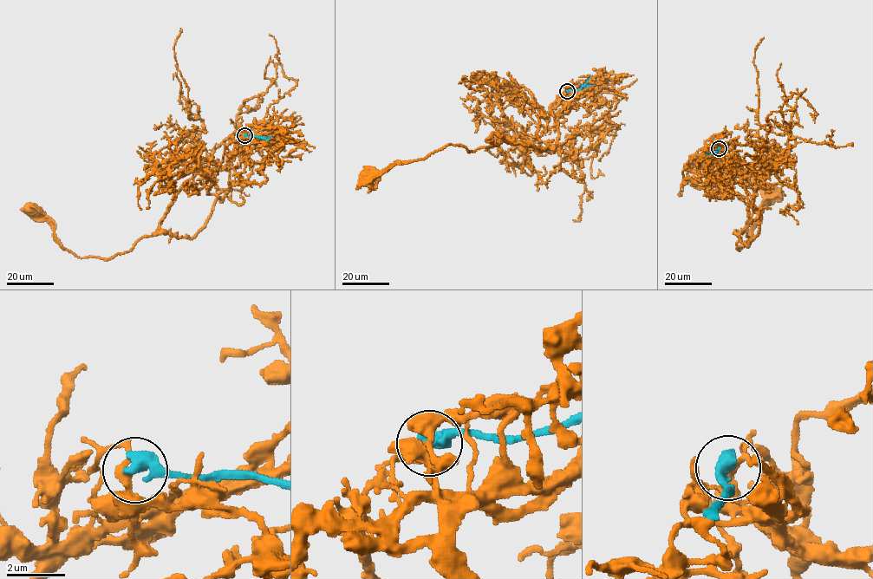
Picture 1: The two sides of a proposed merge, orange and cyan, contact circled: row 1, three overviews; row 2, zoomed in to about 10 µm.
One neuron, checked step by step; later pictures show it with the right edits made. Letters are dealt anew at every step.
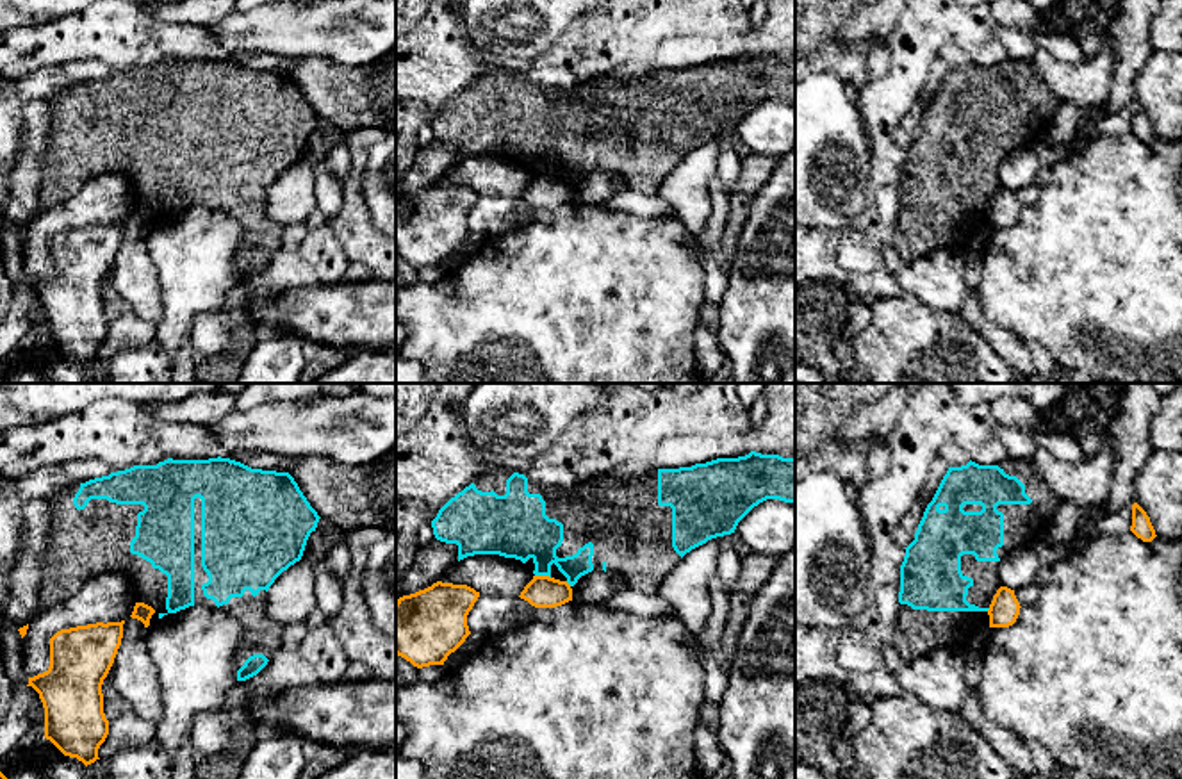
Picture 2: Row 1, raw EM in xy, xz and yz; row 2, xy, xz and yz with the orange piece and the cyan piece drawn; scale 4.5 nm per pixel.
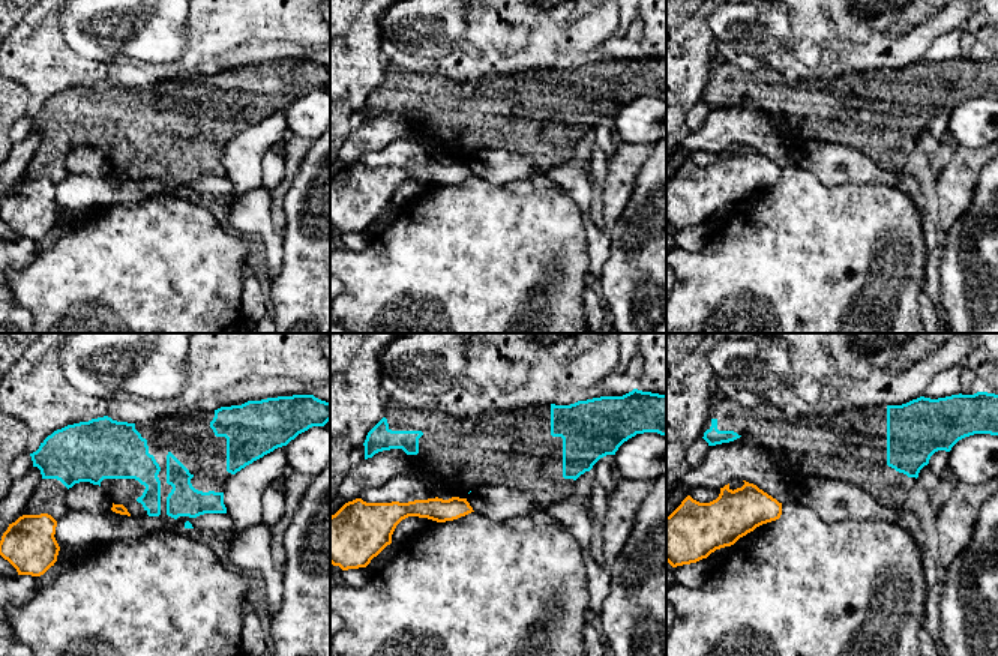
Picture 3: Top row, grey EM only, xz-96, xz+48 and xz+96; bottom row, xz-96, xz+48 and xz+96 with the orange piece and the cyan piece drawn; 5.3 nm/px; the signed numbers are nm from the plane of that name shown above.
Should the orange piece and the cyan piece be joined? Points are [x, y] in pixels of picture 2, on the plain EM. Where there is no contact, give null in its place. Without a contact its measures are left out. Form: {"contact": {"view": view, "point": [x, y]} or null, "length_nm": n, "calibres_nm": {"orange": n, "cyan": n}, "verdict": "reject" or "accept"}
{"contact": {"view": "xz", "point": [542, 177]}, "length_nm": 70, "calibres_nm": {"orange": 140, "cyan": 280}, "verdict": "reject"}

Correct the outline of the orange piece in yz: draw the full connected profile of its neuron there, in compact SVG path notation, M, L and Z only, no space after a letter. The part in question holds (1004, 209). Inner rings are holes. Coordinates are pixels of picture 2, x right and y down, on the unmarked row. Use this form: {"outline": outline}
{"outline": "M1000 187L993 196L989 205L989 228L1009 228L1016 223L1020 216L1020 203L1014 196L1014 191Z"}

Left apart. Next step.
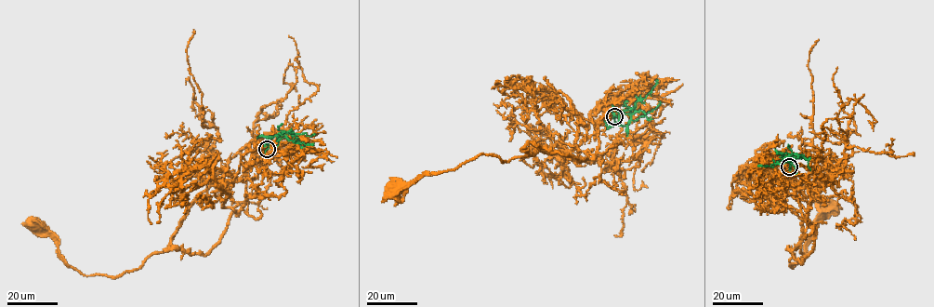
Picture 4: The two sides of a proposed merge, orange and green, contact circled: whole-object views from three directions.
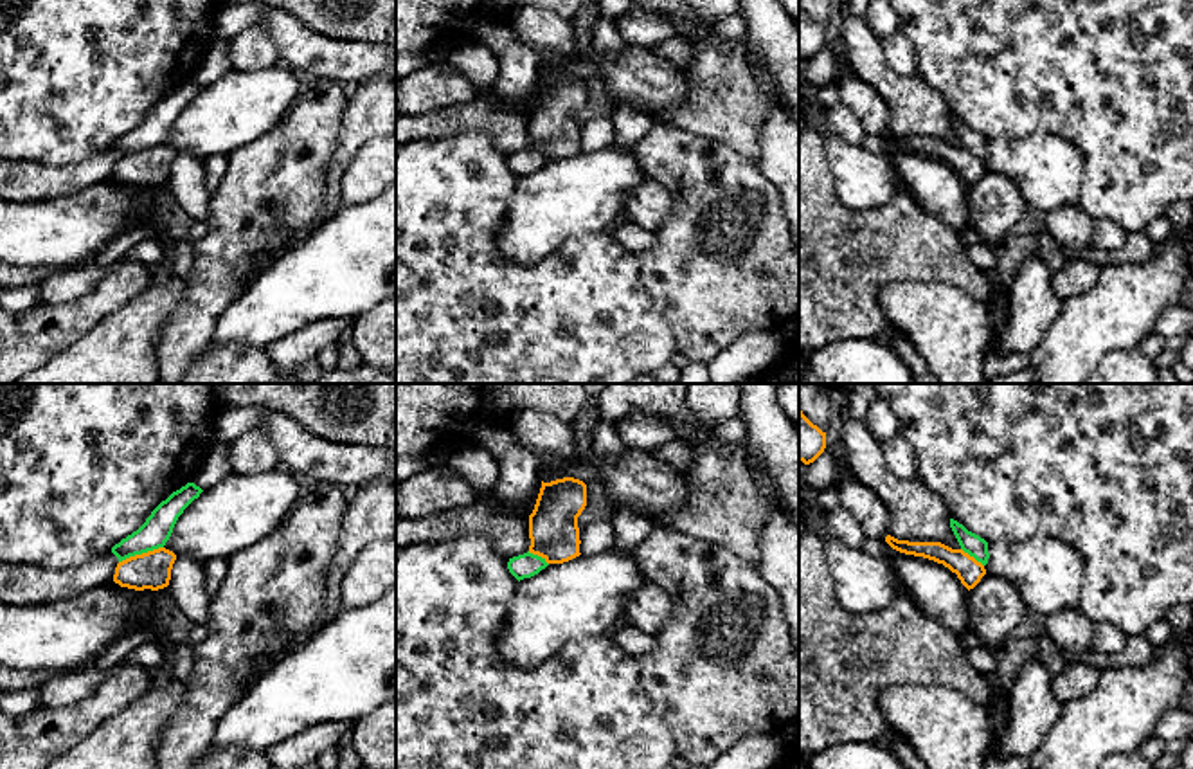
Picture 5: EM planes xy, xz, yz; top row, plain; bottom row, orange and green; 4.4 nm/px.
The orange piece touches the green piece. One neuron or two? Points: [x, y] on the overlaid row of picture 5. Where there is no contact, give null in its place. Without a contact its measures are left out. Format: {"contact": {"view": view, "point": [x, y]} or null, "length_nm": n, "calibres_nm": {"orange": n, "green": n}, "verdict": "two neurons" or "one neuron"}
{"contact": {"view": "xy", "point": [143, 553]}, "length_nm": 220, "calibres_nm": {"orange": 170, "green": 140}, "verdict": "two neurons"}

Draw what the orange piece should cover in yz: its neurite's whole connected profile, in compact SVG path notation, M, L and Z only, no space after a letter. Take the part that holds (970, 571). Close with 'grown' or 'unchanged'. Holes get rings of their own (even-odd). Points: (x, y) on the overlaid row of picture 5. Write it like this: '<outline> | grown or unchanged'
M891 535L885 537L885 542L900 553L923 556L937 564L943 564L957 574L957 578L968 591L973 589L986 574L984 565L977 562L973 556L970 556L963 549L952 549L941 542L909 542L898 540Z | unchanged

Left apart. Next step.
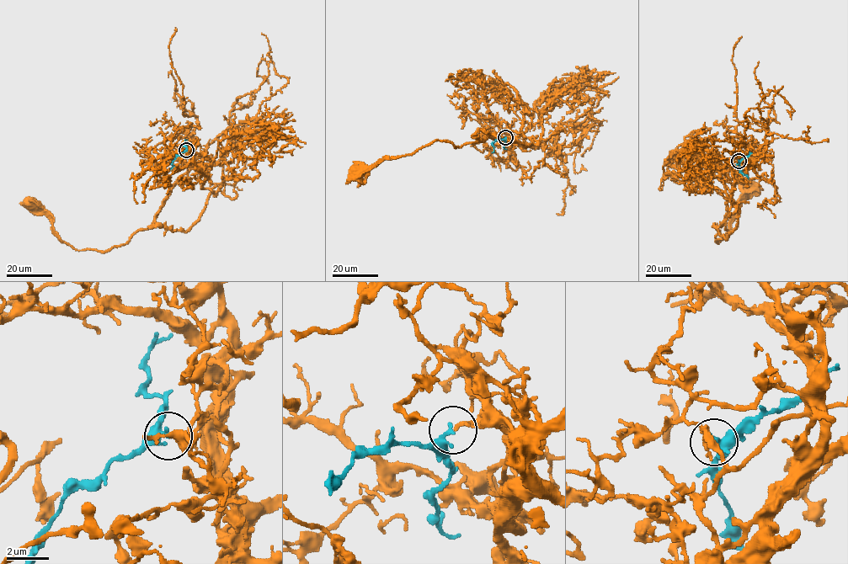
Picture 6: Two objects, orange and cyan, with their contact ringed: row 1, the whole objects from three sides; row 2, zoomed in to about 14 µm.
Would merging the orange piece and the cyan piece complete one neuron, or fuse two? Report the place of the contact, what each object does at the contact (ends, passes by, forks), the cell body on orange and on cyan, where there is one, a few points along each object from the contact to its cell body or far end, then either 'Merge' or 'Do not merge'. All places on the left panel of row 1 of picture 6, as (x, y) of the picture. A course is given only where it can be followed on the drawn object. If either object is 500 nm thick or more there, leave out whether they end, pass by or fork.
Place: (186, 150). At the ring orange ends. At the ring cyan ends. Soma of orange: (31, 204). Soma of cyan: none. Course of orange: (187, 151), (193, 150), (192, 165), (173, 186), (154, 222), (123, 245), (101, 252), (73, 248), (33, 204). Course of cyan: (187, 151), (176, 157), (170, 170). Merge

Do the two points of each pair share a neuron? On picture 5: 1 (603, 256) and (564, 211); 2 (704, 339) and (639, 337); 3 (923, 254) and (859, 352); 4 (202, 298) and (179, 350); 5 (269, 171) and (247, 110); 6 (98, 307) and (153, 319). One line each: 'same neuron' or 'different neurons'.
1: different neurons
2: different neurons
3: different neurons
4: same neuron
5: different neurons
6: different neurons

